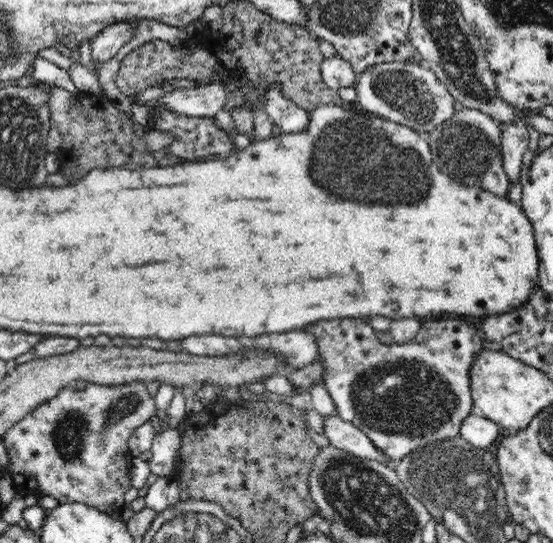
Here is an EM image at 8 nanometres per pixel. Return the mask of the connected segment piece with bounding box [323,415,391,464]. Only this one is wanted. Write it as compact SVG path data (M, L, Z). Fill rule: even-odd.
M339 415L324 417L324 436L334 448L351 455L387 464L391 458L384 456L373 442L357 426L342 420Z

